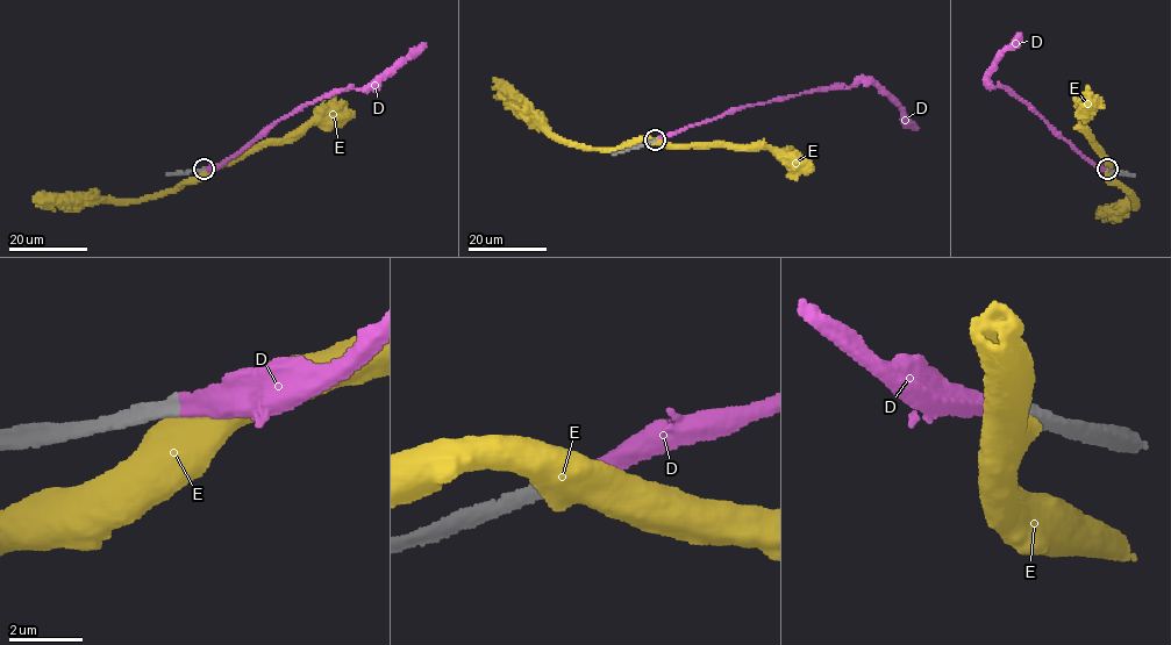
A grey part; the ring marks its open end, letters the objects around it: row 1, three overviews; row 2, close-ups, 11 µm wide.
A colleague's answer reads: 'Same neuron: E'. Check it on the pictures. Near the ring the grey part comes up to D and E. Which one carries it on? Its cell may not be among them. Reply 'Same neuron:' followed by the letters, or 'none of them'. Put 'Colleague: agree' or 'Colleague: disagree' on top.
Colleague: disagree
Same neuron: D

